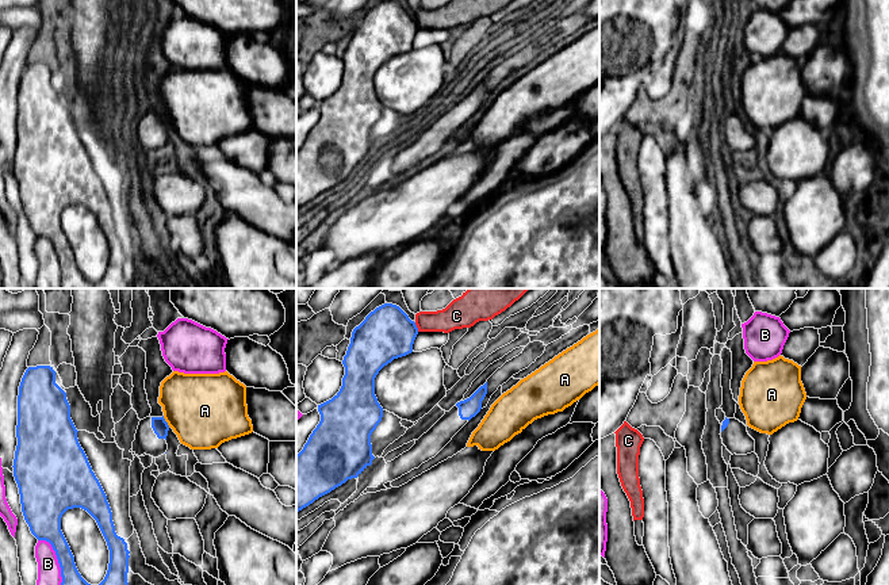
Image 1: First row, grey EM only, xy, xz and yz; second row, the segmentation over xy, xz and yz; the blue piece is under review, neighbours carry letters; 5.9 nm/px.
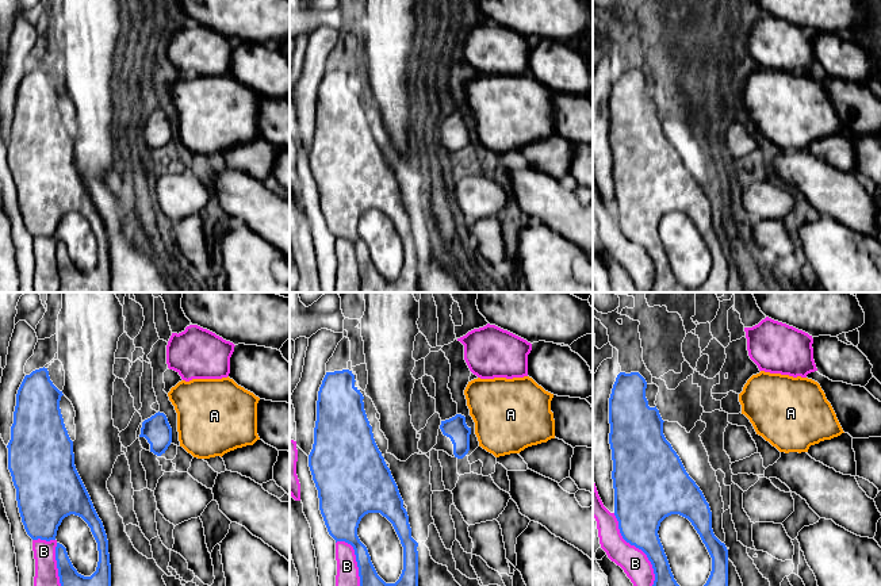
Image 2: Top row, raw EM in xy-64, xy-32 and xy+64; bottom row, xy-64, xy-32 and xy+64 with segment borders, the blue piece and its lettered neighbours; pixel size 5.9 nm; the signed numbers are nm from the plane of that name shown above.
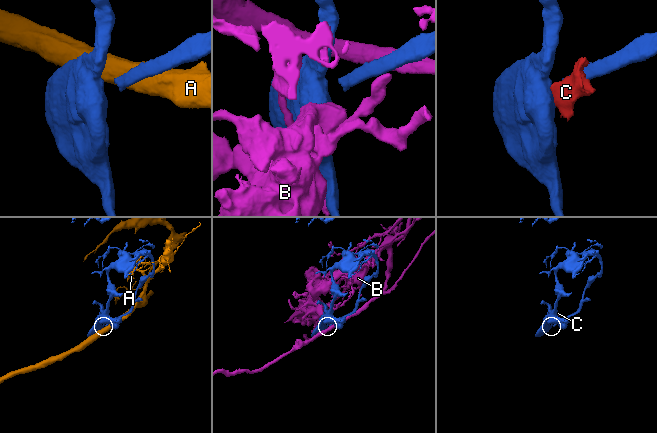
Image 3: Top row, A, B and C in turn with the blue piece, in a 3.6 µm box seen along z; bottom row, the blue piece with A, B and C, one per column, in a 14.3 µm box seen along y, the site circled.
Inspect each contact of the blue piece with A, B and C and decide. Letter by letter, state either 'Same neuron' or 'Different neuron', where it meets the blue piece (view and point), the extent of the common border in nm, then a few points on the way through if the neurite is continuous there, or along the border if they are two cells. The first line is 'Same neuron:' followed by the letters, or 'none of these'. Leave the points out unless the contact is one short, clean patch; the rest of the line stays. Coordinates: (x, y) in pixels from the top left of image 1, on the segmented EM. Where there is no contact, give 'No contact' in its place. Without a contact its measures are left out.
Same neuron: none of these
A: Different neuron. Touches blue at xy (165, 421). Shared border 80 nm
B: Different neuron. Touches blue at xy (57, 558). Shared border 300 nm
C: Different neuron. Touches blue at xz (416, 327). Shared border 60 nm. Boundary: xz (414, 322), (418, 331)

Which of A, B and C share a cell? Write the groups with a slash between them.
A / B / C

